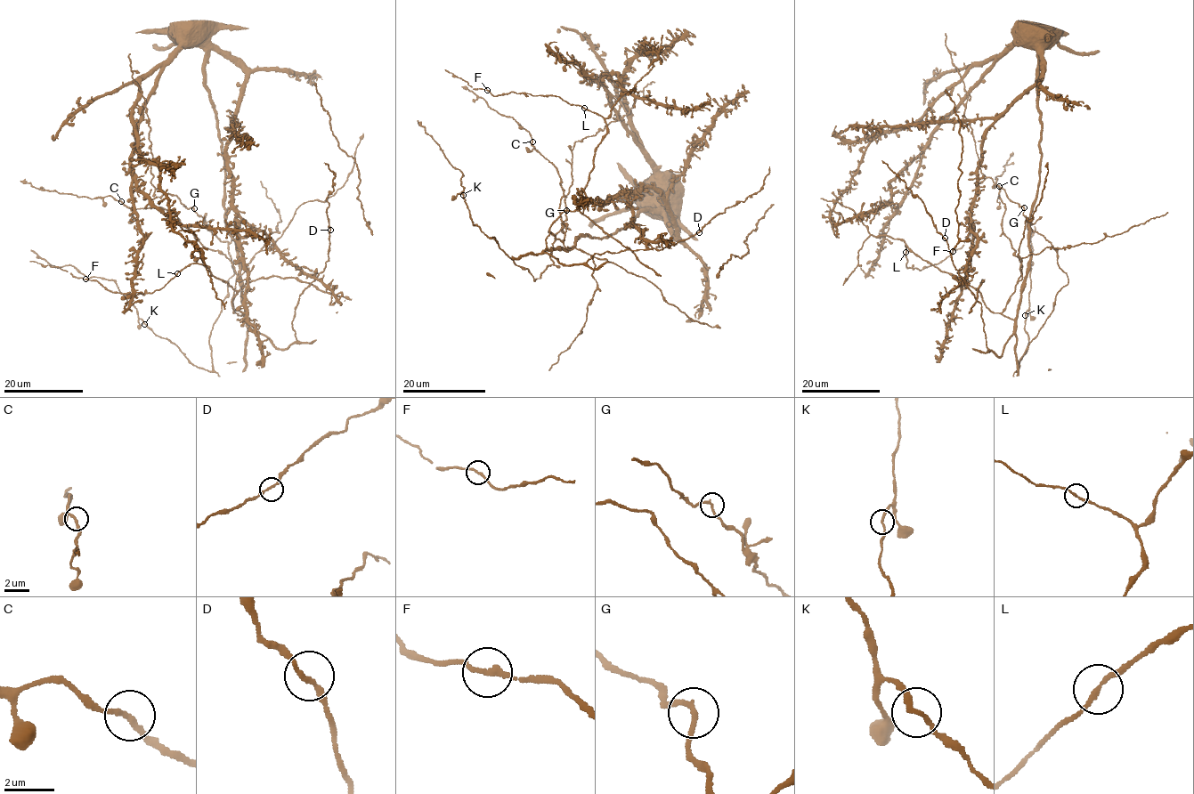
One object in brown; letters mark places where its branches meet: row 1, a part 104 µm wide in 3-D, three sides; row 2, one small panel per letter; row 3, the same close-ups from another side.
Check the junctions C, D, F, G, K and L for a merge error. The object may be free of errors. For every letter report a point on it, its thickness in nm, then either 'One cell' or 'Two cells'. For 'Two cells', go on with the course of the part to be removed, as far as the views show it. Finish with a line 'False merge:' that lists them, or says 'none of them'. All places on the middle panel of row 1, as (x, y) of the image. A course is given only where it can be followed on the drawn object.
C: Place: (532, 141). Thickness 180 nm. One cell
D: Place: (699, 232). Thickness 180 nm. One cell
F: Place: (487, 90). Thickness 180 nm. One cell
G: Place: (566, 210). Thickness 180 nm. One cell
K: Place: (463, 195). Thickness 190 nm. One cell
L: Place: (584, 108). Thickness 170 nm. One cell
False merge: none of them

